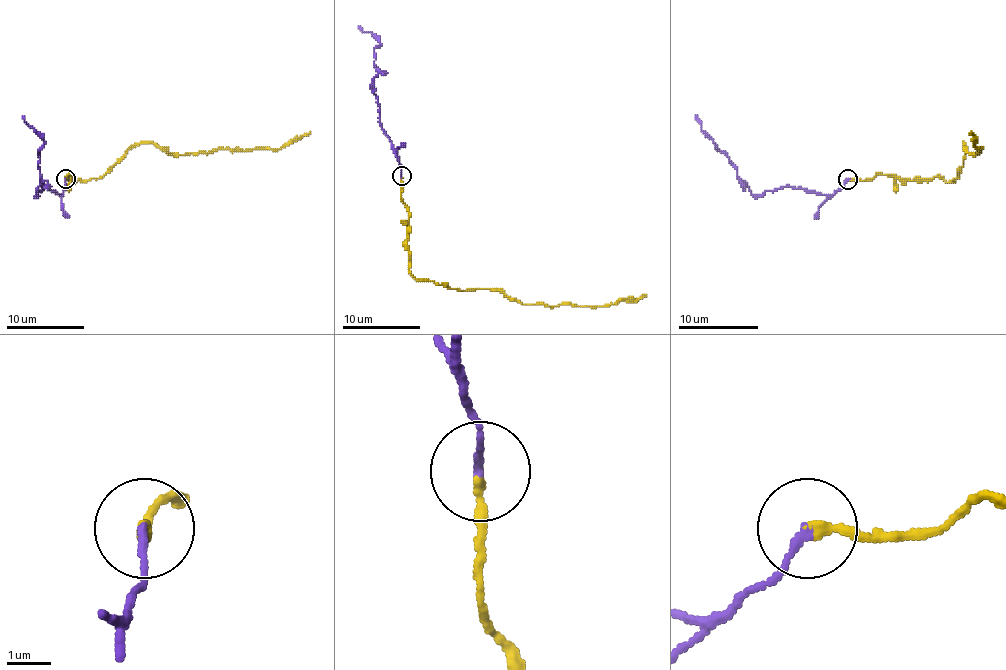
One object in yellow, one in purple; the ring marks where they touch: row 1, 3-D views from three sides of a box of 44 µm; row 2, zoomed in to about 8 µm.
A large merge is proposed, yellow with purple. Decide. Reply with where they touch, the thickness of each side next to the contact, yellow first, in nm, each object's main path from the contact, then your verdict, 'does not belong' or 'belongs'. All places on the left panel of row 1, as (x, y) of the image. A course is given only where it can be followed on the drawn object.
place (65, 179); calibres 200 and 190 nm; course yellow (65, 178), (73, 174), (75, 182), (102, 176), (141, 143), (185, 155), (281, 149), (310, 133); course purple (65, 178), (61, 194), (43, 186), (36, 194), (41, 180), (38, 149), (43, 139), (24, 116); belongs

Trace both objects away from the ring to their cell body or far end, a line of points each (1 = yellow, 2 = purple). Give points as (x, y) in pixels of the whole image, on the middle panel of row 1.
1: (401, 176), (409, 267), (416, 279), (459, 291), (500, 289), (521, 302), (555, 306), (617, 304), (646, 294)
2: (401, 176), (393, 145), (379, 121), (379, 104), (372, 82), (377, 73), (374, 49), (379, 41), (360, 26)

